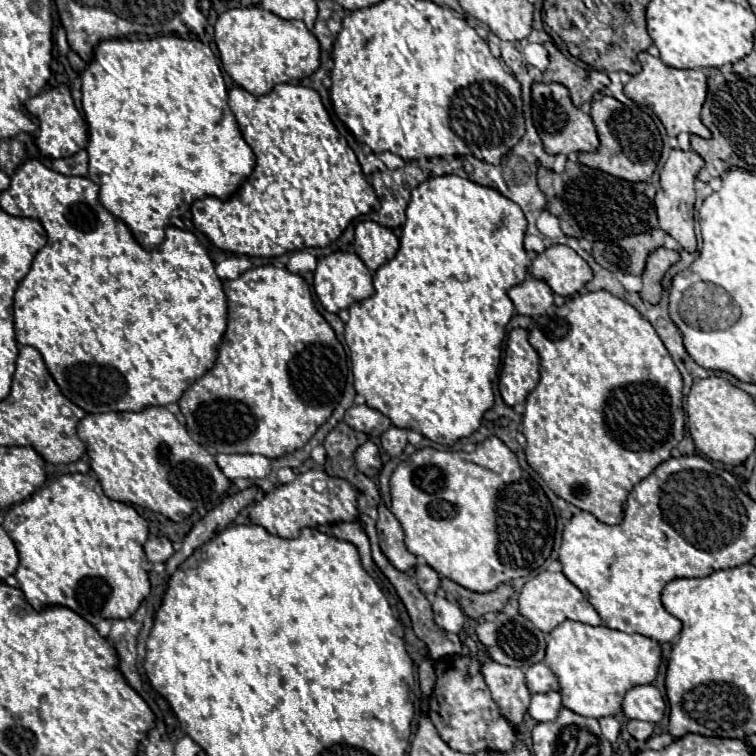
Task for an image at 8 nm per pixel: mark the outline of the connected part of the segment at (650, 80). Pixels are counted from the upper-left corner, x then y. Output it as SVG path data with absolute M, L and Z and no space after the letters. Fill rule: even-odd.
M647 52L639 54L639 62L641 62L643 70L639 74L631 76L631 82L625 84L625 96L637 104L651 108L655 112L655 116L663 122L669 136L687 132L687 134L697 134L701 138L711 138L711 132L701 122L701 106L707 96L705 74L701 70L671 68Z

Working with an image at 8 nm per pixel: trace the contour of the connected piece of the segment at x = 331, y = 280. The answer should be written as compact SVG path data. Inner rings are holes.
M333 252L329 256L319 258L317 268L315 268L313 288L315 288L319 302L325 306L325 310L329 310L333 314L337 314L343 308L349 308L353 302L365 300L375 294L371 272L367 270L367 266L363 264L363 260L357 254L349 254L349 252Z

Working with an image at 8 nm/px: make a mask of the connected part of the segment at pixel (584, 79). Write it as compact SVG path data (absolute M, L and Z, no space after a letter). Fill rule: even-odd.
M545 42L545 48L549 52L549 66L543 72L542 82L544 79L552 82L559 82L569 88L571 100L575 106L581 106L585 102L593 100L595 92L601 92L605 86L609 86L607 74L599 70L585 70L565 58L553 42Z

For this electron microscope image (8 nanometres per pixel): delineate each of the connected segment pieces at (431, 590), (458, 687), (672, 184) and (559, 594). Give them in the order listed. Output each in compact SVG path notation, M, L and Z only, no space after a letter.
M425 564L415 566L415 580L417 580L417 586L421 588L421 592L425 592L425 594L435 594L441 588L439 574L431 566L425 566Z
M445 656L437 660L435 674L437 684L429 698L429 718L435 724L439 736L457 752L463 754L477 754L479 750L487 752L509 752L519 742L519 728L513 726L495 704L483 674L479 672L471 680L463 680L467 674L471 658L469 656Z
M671 150L667 164L661 170L661 188L657 190L655 196L655 208L659 212L659 226L661 230L665 230L669 236L673 236L687 252L695 252L697 250L697 238L693 232L693 204L695 204L695 176L699 174L699 170L703 168L703 158L689 150Z
M541 572L531 578L519 596L519 612L529 618L541 632L551 632L563 620L577 620L589 626L603 626L603 620L597 610L587 602L581 590L565 578L563 572Z

